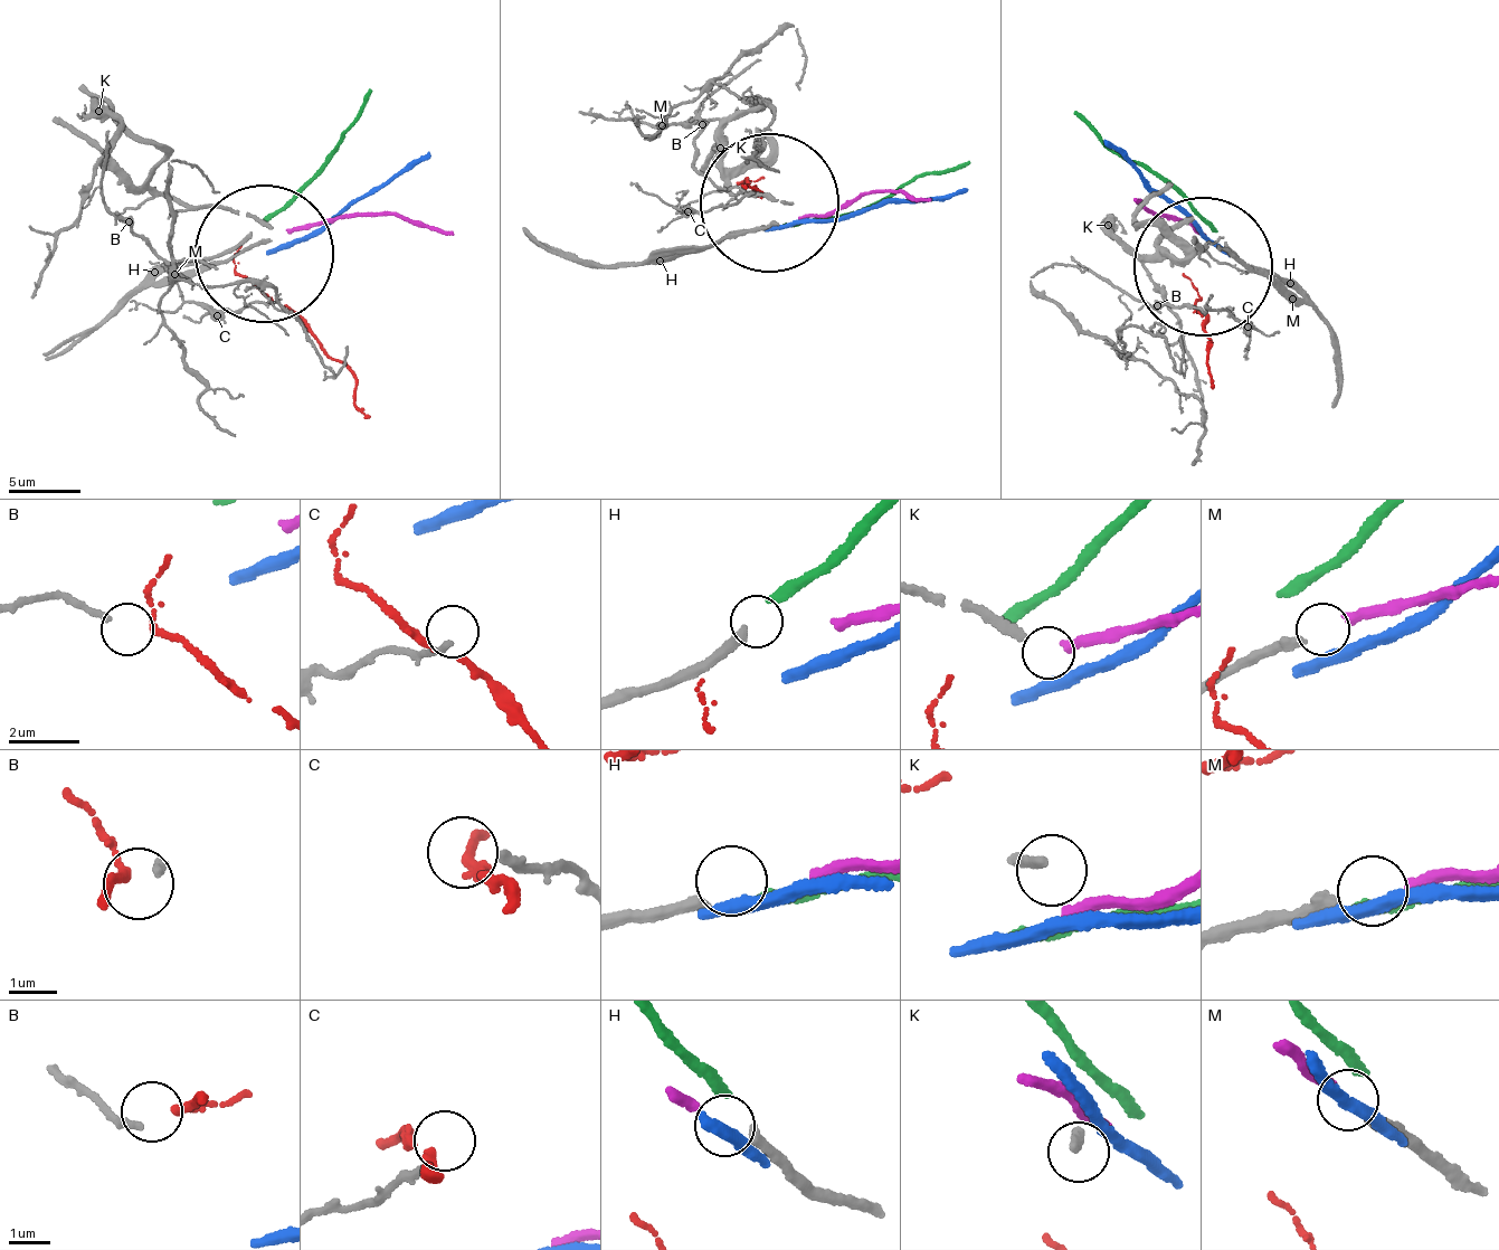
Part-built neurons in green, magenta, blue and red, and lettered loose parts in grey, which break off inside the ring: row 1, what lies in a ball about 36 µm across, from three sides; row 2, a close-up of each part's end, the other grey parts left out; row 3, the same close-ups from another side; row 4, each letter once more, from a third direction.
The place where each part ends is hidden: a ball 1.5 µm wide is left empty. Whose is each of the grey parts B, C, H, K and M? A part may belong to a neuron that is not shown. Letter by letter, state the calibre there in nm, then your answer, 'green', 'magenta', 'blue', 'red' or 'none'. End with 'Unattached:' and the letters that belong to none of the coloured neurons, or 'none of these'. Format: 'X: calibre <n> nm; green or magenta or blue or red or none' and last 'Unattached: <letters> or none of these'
B: calibre 140 nm; red
C: calibre 180 nm; none
H: calibre 280 nm; green
K: calibre 200 nm; none
M: calibre 280 nm; magenta
Unattached: C, K

